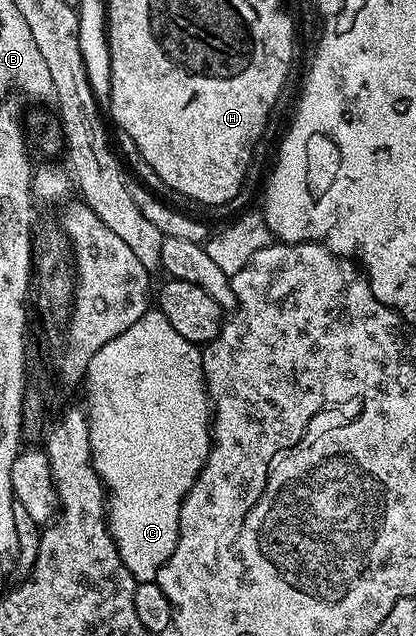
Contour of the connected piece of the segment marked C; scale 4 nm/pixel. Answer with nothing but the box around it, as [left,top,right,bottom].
[85,308,213,583]

